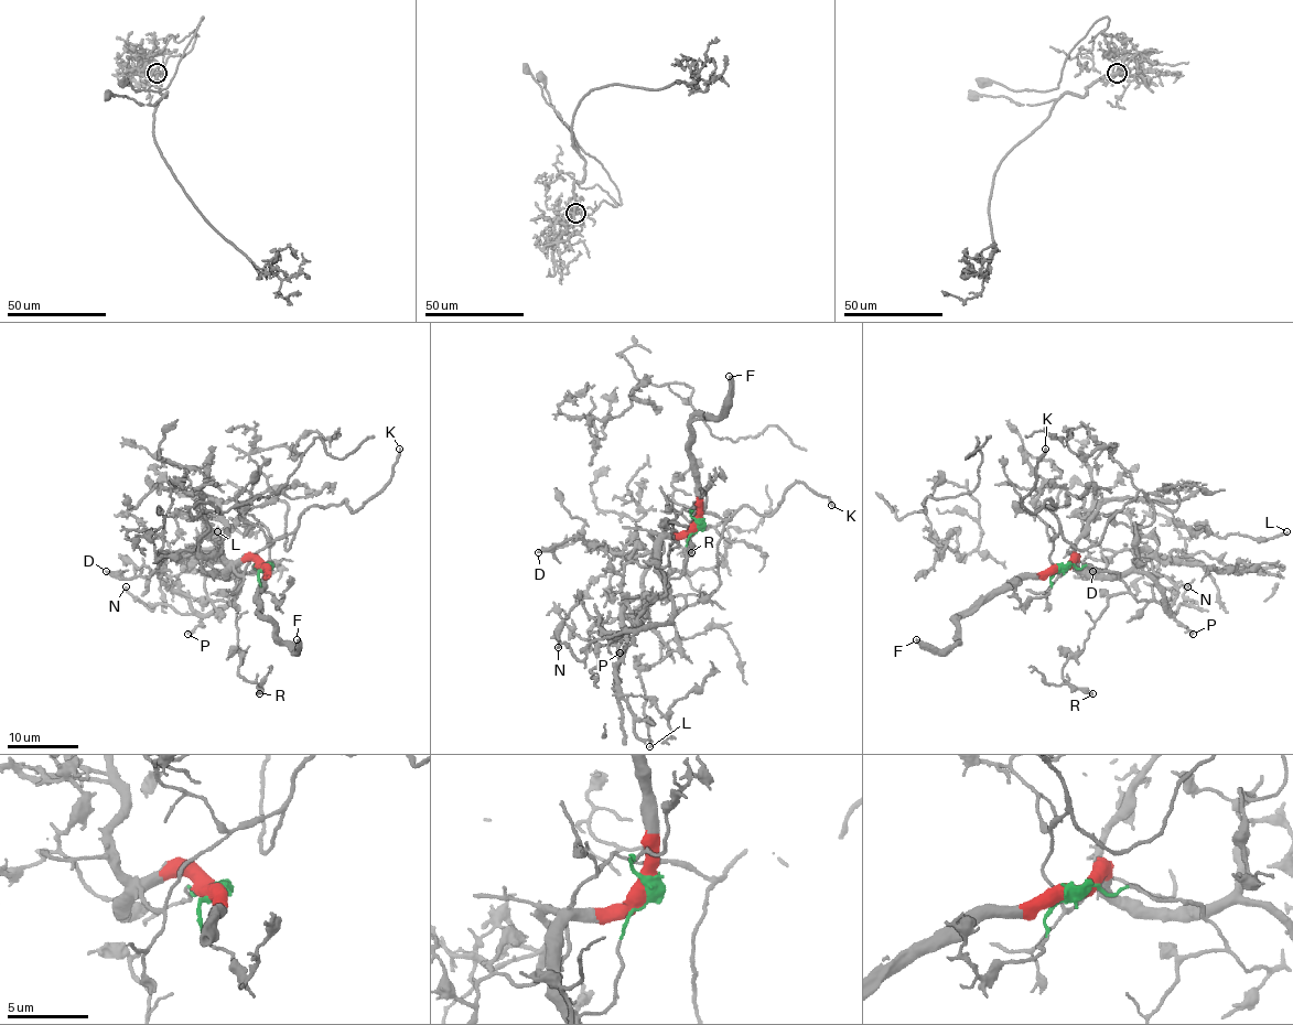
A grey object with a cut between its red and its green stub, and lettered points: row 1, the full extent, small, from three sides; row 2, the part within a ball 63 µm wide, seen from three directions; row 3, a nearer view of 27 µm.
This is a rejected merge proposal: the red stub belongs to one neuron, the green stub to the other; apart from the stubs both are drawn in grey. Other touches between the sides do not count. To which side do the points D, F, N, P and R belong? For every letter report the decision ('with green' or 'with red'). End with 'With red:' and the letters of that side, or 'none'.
D: with green
F: with red
N: with red
P: with red
R: with green
With red: F, N, P

